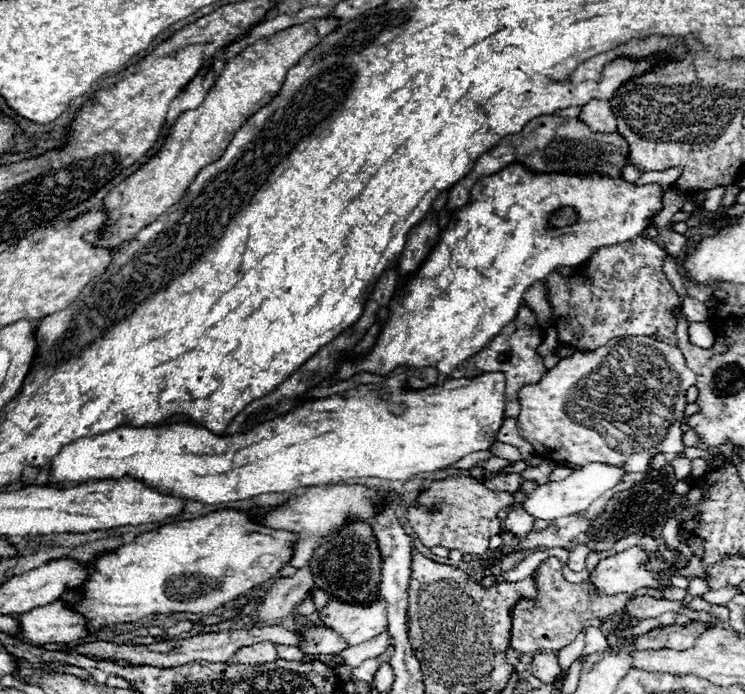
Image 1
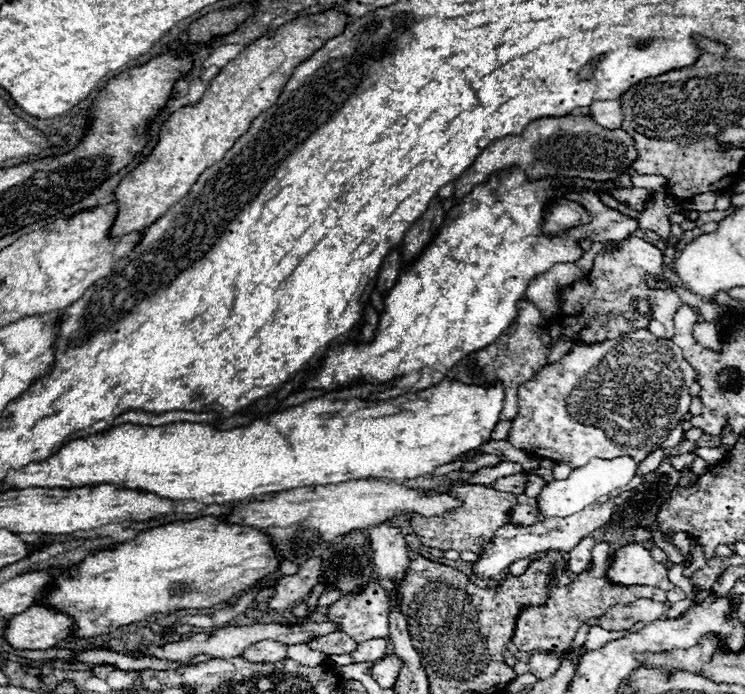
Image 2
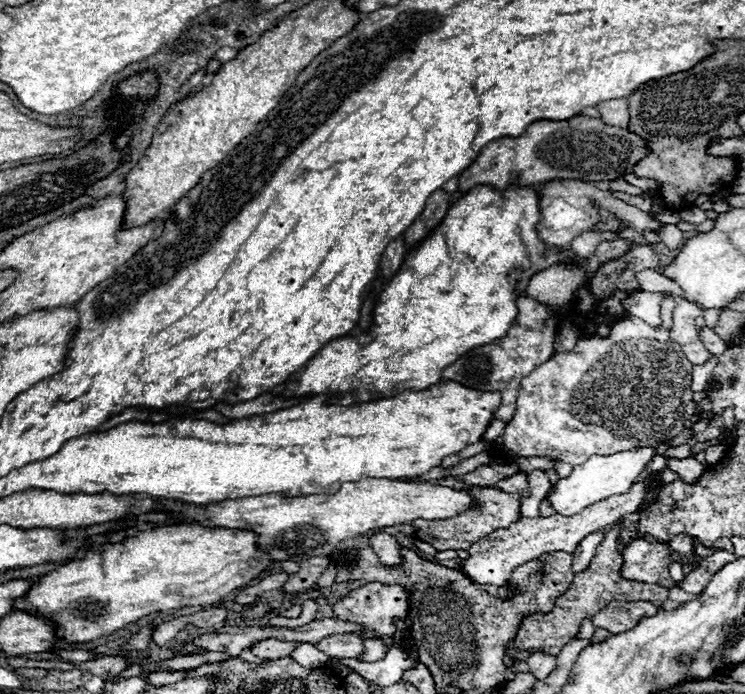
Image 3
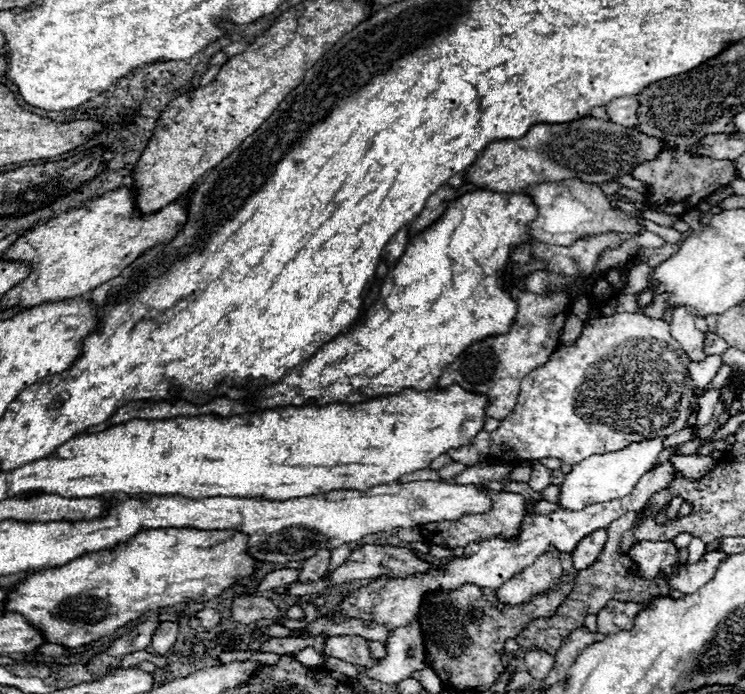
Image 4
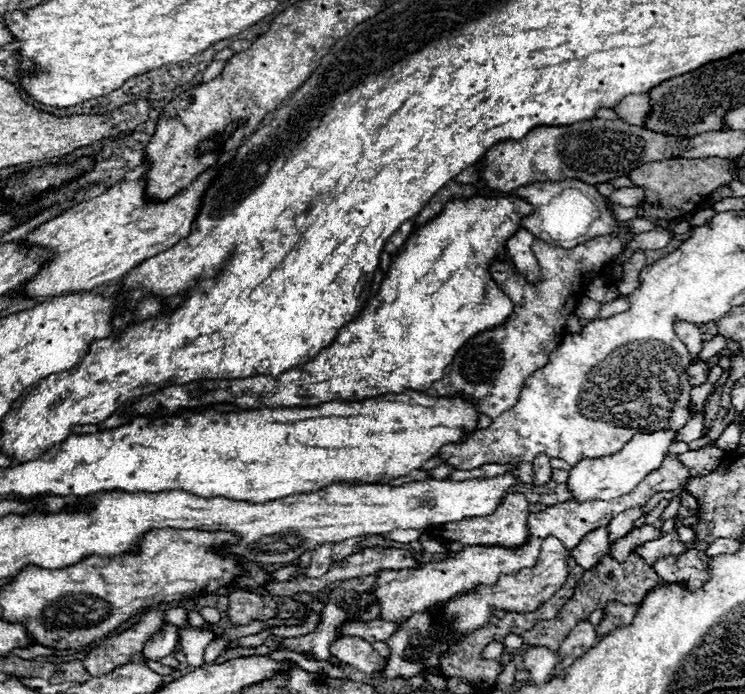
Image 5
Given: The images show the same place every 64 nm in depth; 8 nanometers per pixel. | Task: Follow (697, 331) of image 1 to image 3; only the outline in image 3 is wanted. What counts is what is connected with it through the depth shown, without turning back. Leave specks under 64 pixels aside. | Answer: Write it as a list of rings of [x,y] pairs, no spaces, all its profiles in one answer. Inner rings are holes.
[[[704,328],[704,330],[700,330],[700,338],[702,338],[702,344],[704,344],[704,348],[710,352],[710,354],[714,354],[714,356],[720,356],[726,348],[728,348],[728,344],[712,330],[712,328]]]

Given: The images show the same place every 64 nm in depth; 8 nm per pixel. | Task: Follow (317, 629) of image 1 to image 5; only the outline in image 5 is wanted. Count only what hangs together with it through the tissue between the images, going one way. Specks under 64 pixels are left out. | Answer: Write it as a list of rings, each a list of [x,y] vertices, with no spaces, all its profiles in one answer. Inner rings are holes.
[[[342,636],[332,644],[330,652],[344,664],[350,664],[364,674],[376,674],[376,672],[384,670],[384,666],[386,666],[386,658],[382,658],[372,648],[372,644],[368,644],[366,640],[360,640],[360,638]]]

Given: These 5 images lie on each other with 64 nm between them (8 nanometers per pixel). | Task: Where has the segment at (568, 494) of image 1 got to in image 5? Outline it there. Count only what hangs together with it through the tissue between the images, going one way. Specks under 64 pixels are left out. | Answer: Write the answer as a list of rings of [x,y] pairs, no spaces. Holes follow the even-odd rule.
[[[656,430],[648,434],[636,434],[620,452],[608,456],[608,458],[588,458],[584,462],[578,462],[570,470],[568,488],[574,494],[574,500],[586,502],[586,500],[612,500],[622,494],[628,494],[632,488],[636,488],[650,472],[658,470],[668,454],[670,444],[674,444],[676,430]]]

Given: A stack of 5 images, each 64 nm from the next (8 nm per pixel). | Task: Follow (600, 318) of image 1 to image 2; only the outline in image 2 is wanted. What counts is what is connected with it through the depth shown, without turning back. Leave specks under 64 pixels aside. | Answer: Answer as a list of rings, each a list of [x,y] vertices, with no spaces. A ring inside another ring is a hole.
[[[626,238],[622,246],[614,252],[598,254],[594,260],[592,272],[576,282],[574,286],[562,292],[562,314],[572,316],[576,322],[562,322],[562,334],[574,338],[576,342],[592,344],[612,340],[620,334],[632,332],[636,328],[646,328],[648,320],[636,314],[634,300],[636,298],[650,298],[652,316],[664,324],[666,338],[674,336],[674,312],[680,308],[682,300],[674,290],[648,290],[644,284],[646,274],[662,276],[662,250],[656,246],[640,240],[640,238]]]

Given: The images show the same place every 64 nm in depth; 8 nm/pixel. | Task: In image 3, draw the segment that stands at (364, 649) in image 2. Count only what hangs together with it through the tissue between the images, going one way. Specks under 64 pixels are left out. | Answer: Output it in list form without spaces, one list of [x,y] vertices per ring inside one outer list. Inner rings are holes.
[[[366,638],[366,640],[364,640],[364,646],[366,646],[366,650],[364,650],[364,662],[376,662],[376,660],[380,660],[380,658],[386,654],[386,650],[388,650],[388,646],[386,646],[384,642],[376,640],[376,638]]]

